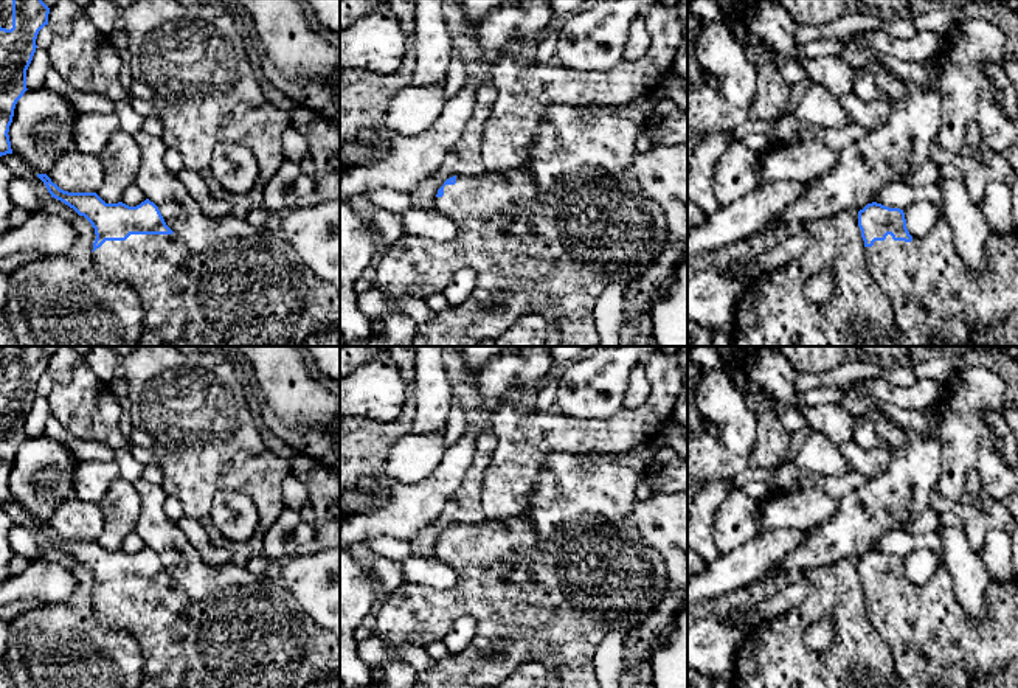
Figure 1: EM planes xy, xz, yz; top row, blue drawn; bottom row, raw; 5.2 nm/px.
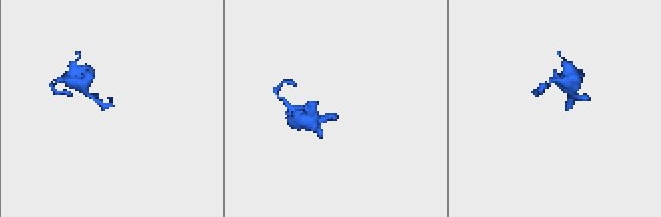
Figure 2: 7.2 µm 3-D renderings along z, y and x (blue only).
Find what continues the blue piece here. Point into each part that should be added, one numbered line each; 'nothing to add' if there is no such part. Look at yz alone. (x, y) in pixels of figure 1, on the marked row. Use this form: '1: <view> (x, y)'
1: yz (938, 302)

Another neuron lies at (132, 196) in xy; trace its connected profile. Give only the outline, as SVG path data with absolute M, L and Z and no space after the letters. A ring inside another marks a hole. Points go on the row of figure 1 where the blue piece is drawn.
M135 183L127 186L126 191L123 193L123 197L121 197L121 202L129 207L137 207L144 200L146 200L146 194Z

